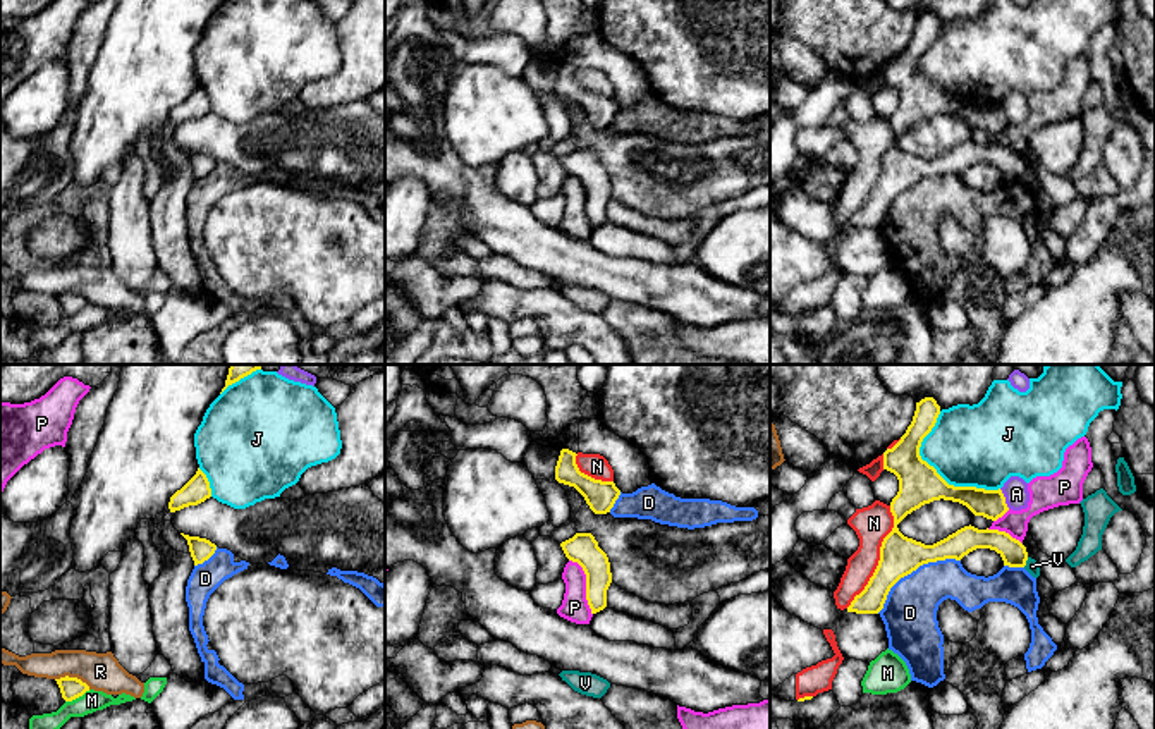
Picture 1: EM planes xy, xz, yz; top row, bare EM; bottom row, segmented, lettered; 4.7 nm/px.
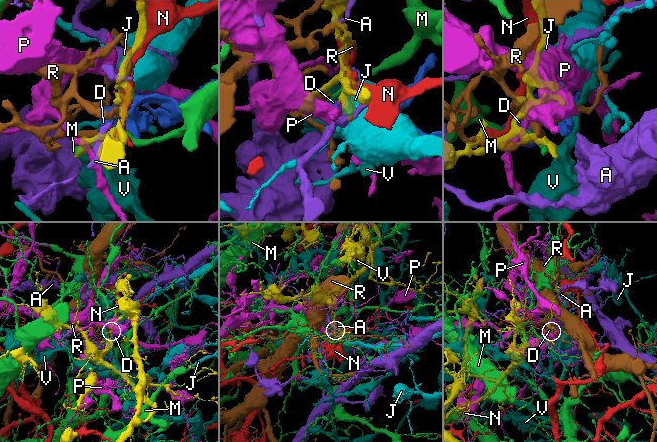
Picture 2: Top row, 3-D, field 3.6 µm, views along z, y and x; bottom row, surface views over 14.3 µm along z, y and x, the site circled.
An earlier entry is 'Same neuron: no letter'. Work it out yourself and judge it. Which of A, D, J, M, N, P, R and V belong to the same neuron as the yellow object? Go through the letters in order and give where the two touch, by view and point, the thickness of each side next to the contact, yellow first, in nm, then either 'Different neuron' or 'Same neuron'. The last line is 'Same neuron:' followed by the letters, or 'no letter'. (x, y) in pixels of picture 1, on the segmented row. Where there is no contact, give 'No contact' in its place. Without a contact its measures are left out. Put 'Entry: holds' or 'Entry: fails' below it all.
A: Touches yellow at yz (1004, 499). Thickness 140 nm (yellow) against 120 nm. Different neuron
D: Touches yellow at yz (913, 569). Thickness 190 nm (yellow) against 260 nm. Different neuron
J: Touches yellow at yz (935, 471). Thickness 200 nm (yellow) against 380 nm. Different neuron
M: Touches yellow at xy (78, 697). Thickness 110 nm (yellow) against 100 nm. Different neuron
N: Touches yellow at yz (880, 557). Thickness 190 nm (yellow) against 170 nm. Different neuron
P: Touches yellow at xz (586, 585). Thickness 140 nm (yellow) against 130 nm. Different neuron
R: Touches yellow at xy (73, 678). Thickness 110 nm (yellow) against 180 nm. Different neuron
V: Touches yellow at yz (1025, 563). Thickness 120 nm (yellow) against 70 nm. Different neuron
Same neuron: no letter
Entry: holds

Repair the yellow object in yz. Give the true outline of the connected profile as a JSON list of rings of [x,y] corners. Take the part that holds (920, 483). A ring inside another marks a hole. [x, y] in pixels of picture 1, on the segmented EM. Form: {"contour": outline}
{"contour": [[[933,397],[916,402],[911,425],[901,440],[883,452],[883,469],[899,480],[899,492],[890,502],[894,528],[883,538],[878,566],[865,590],[854,597],[847,612],[878,614],[883,609],[890,588],[920,566],[945,559],[961,561],[976,548],[995,550],[1004,566],[1024,567],[1026,547],[1005,531],[978,530],[964,526],[947,538],[925,545],[904,536],[897,524],[913,511],[933,500],[952,500],[966,505],[975,516],[997,521],[1009,507],[1002,490],[949,485],[933,466],[920,456],[923,438],[932,432],[940,414]]]}

